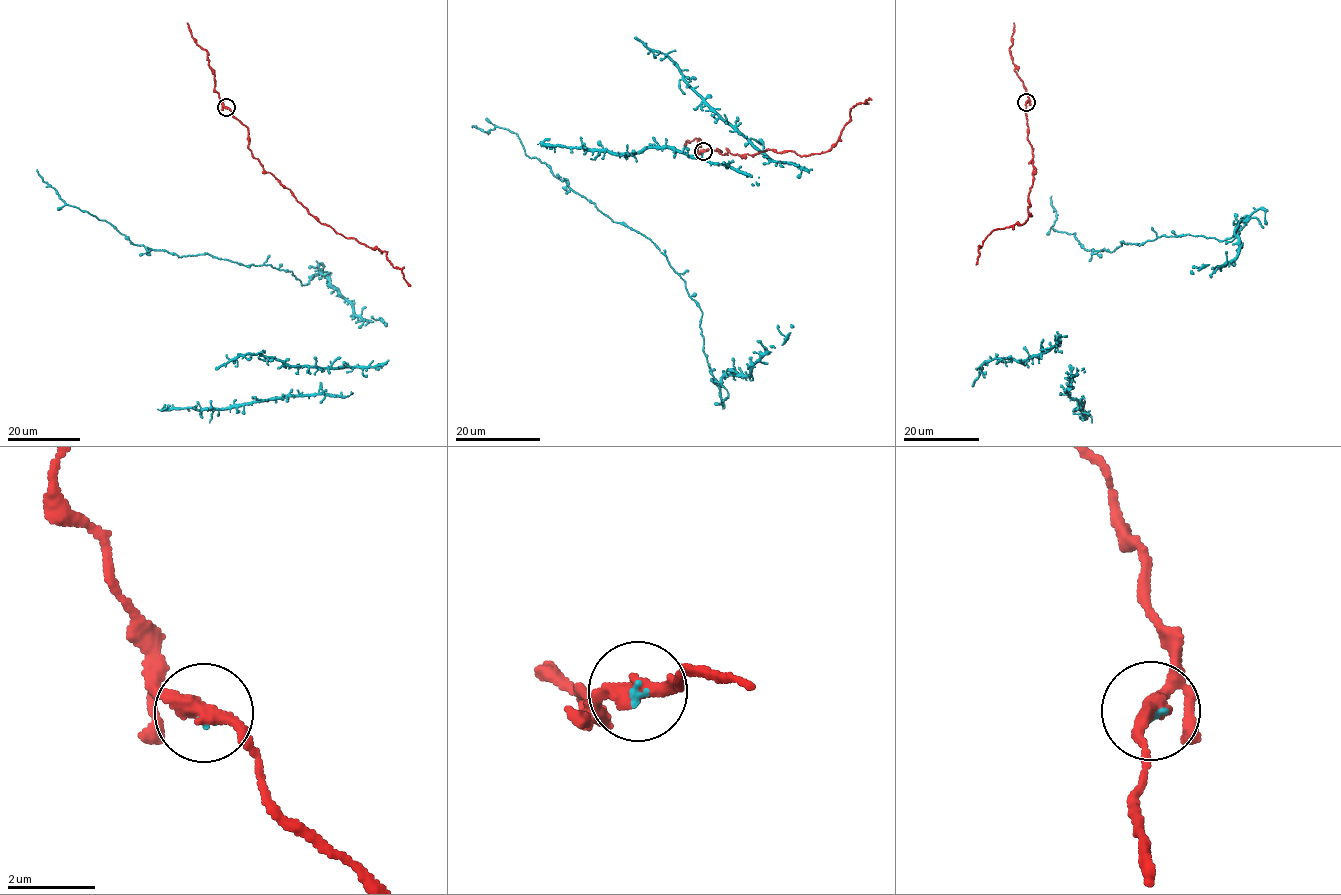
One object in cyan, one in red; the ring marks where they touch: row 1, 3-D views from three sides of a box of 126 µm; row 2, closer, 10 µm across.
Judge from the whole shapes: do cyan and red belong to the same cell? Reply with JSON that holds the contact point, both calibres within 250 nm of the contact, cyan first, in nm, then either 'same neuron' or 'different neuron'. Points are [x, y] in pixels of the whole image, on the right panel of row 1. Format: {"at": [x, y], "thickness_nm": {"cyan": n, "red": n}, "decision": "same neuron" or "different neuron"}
{"at": [1026, 102], "thickness_nm": {"cyan": 70, "red": 360}, "decision": "same neuron"}

